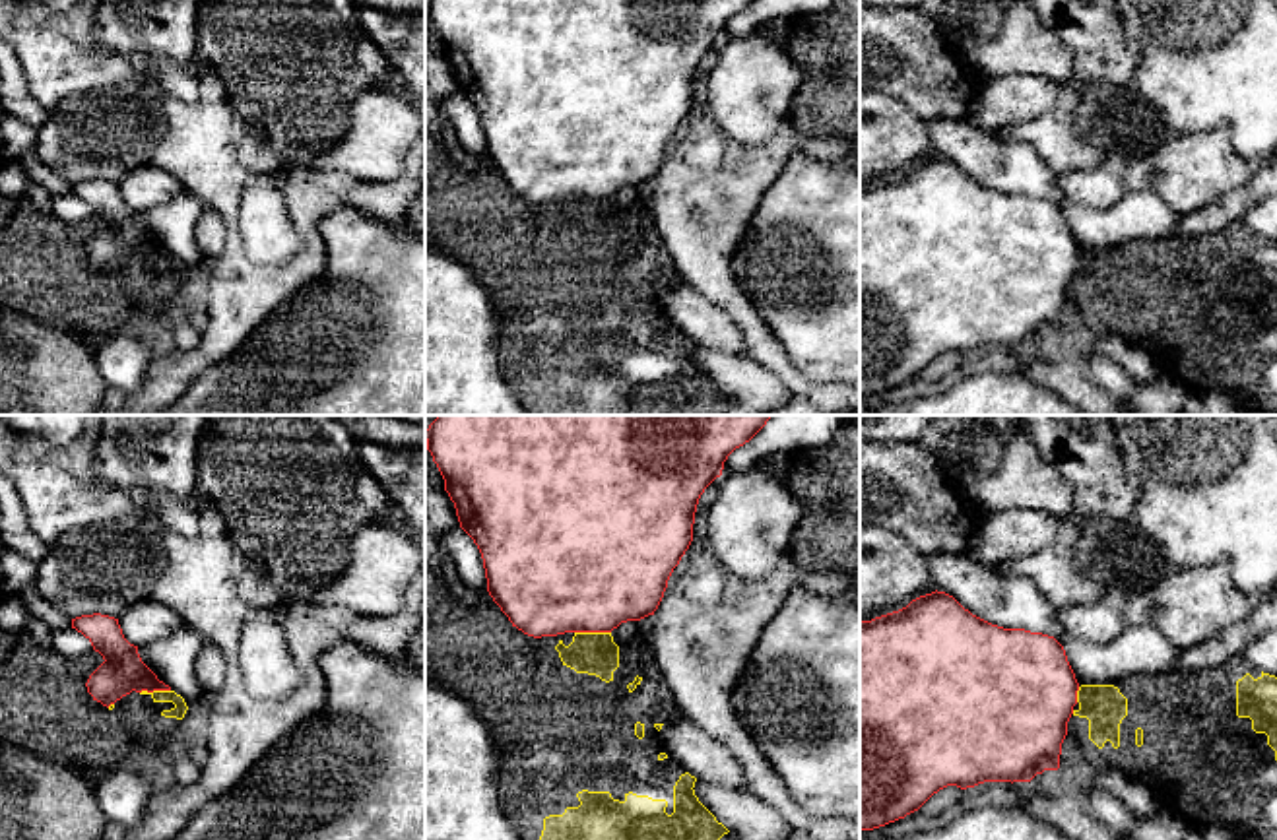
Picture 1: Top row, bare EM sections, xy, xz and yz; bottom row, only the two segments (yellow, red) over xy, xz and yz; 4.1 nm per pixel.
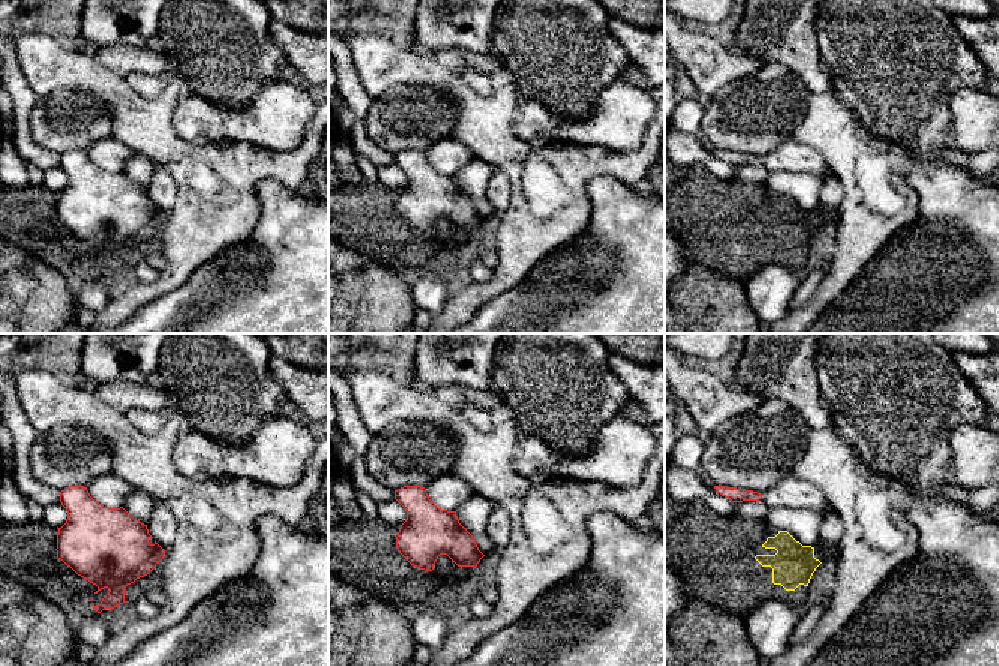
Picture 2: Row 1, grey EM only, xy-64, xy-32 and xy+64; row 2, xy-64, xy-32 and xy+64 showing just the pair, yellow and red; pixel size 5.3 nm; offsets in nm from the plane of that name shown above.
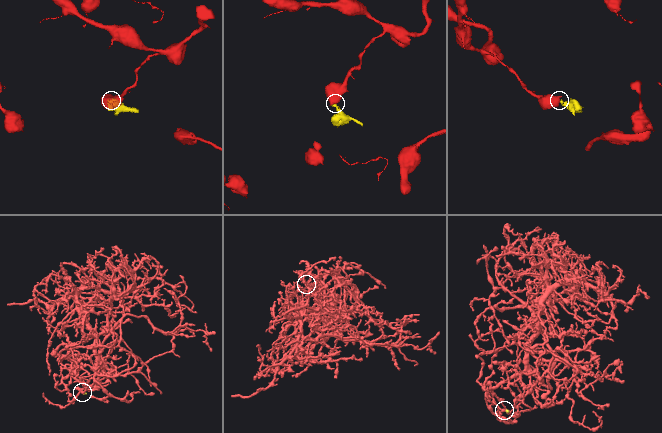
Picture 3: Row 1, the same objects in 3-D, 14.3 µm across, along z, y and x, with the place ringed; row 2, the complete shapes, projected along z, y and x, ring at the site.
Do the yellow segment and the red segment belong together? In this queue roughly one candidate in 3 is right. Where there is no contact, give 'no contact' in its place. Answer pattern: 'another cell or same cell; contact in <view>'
another cell; contact in xz

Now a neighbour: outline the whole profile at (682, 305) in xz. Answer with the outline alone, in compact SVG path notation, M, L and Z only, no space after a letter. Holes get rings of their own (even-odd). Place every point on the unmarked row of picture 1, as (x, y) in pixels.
M673 281L660 295L662 316L697 345L747 357L747 347L734 320L695 287Z

